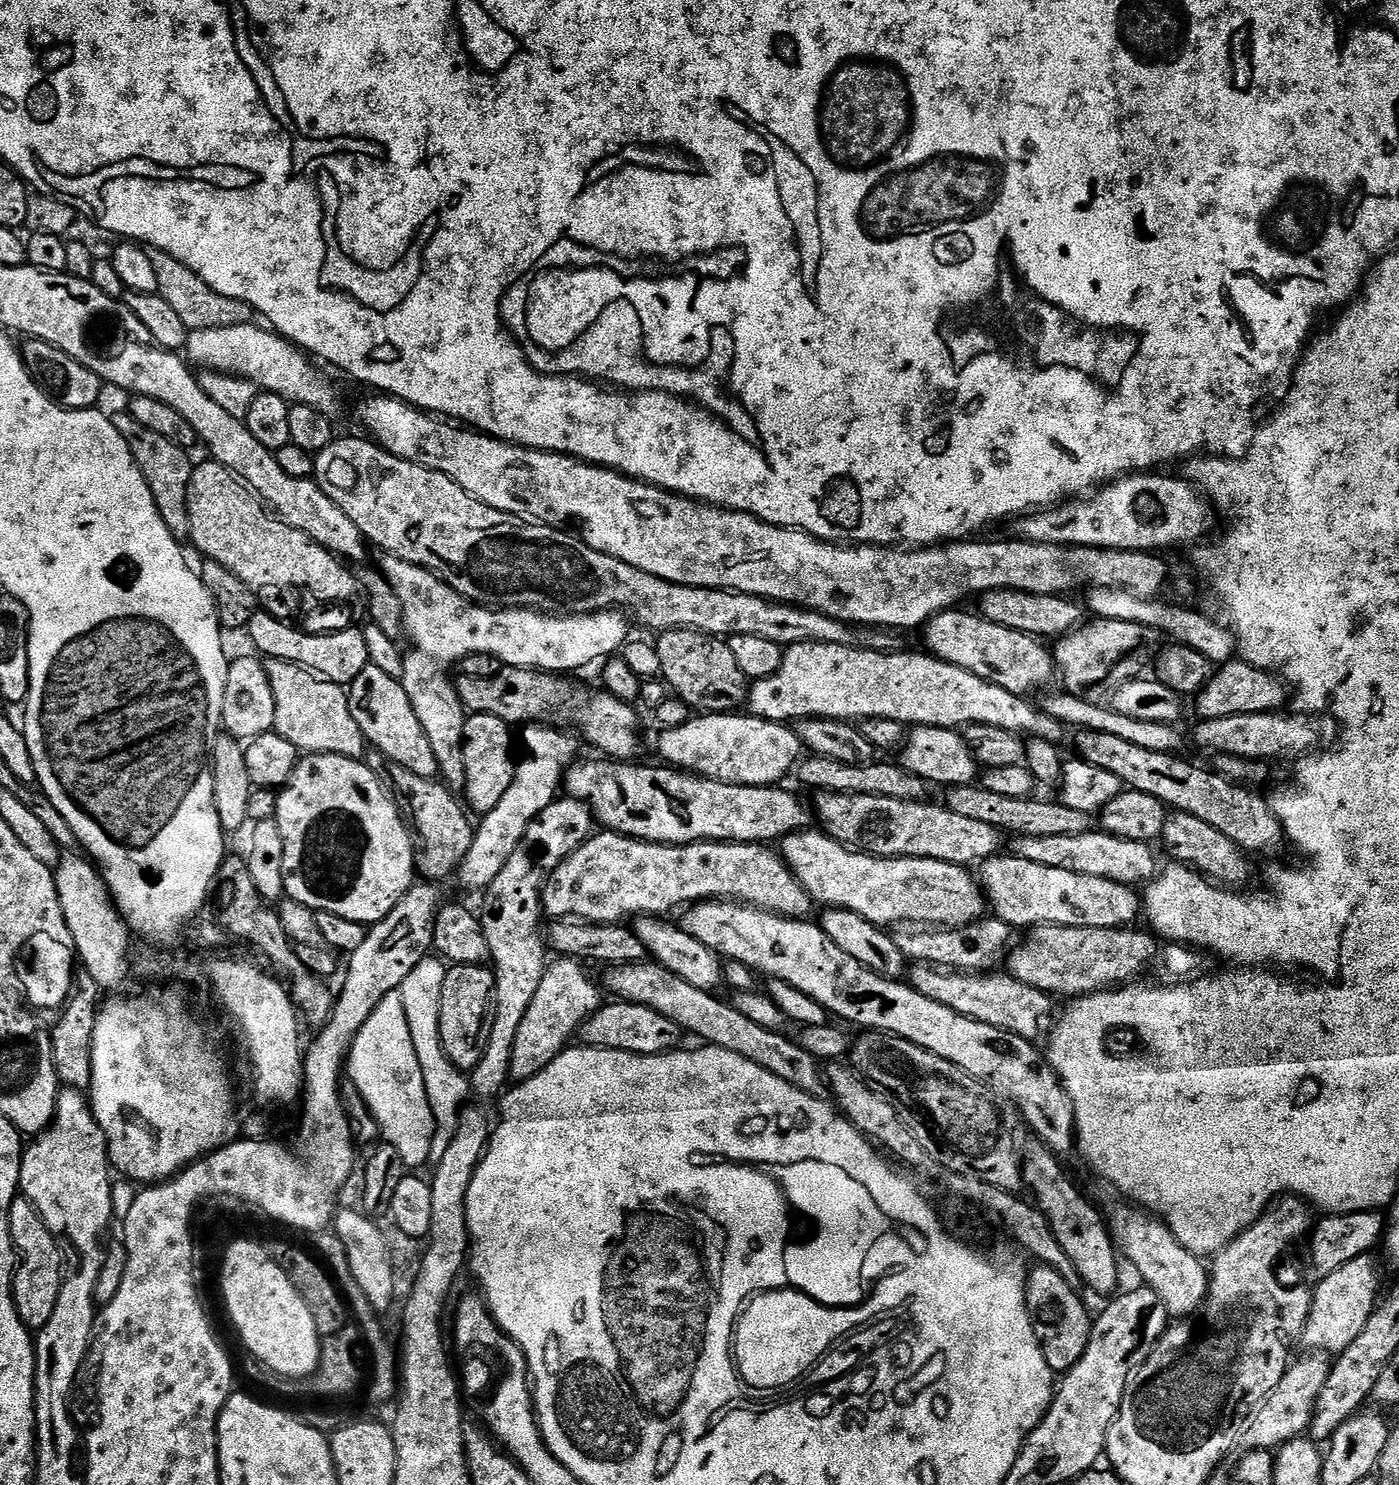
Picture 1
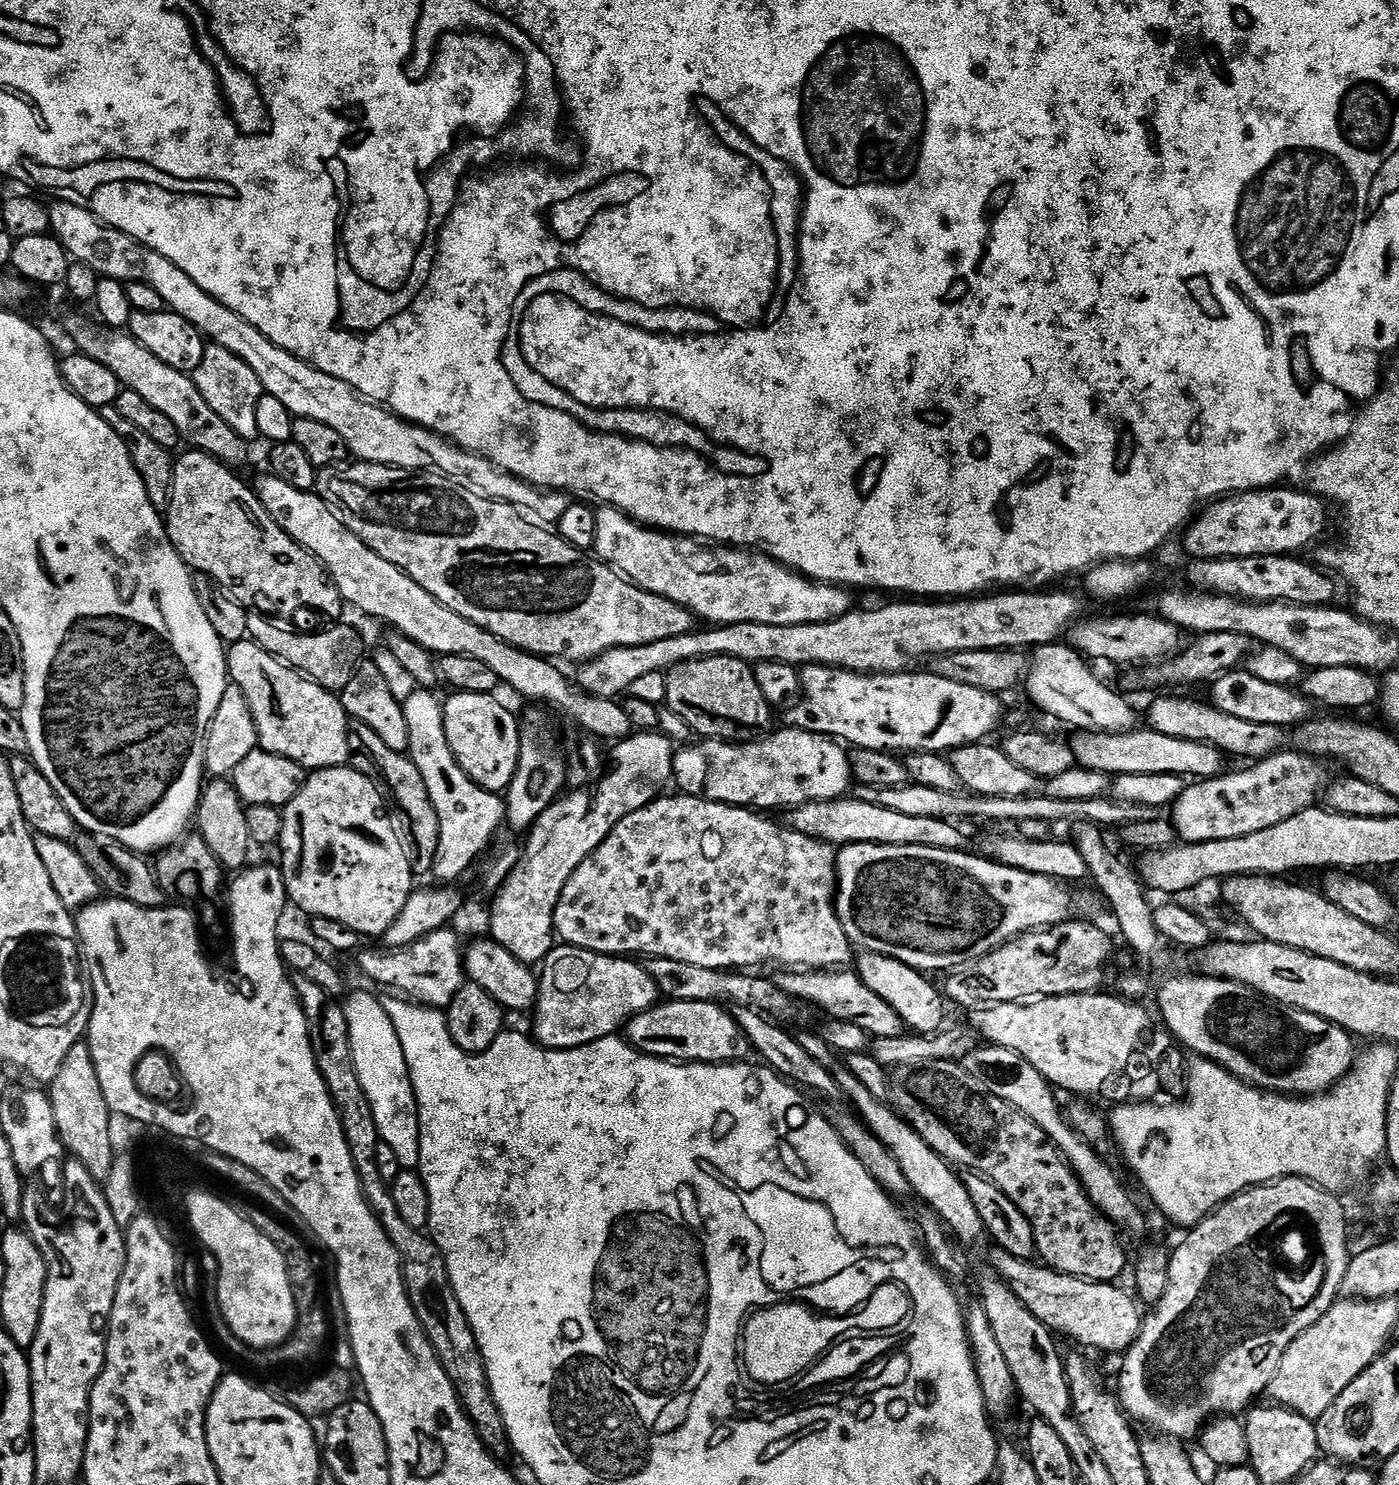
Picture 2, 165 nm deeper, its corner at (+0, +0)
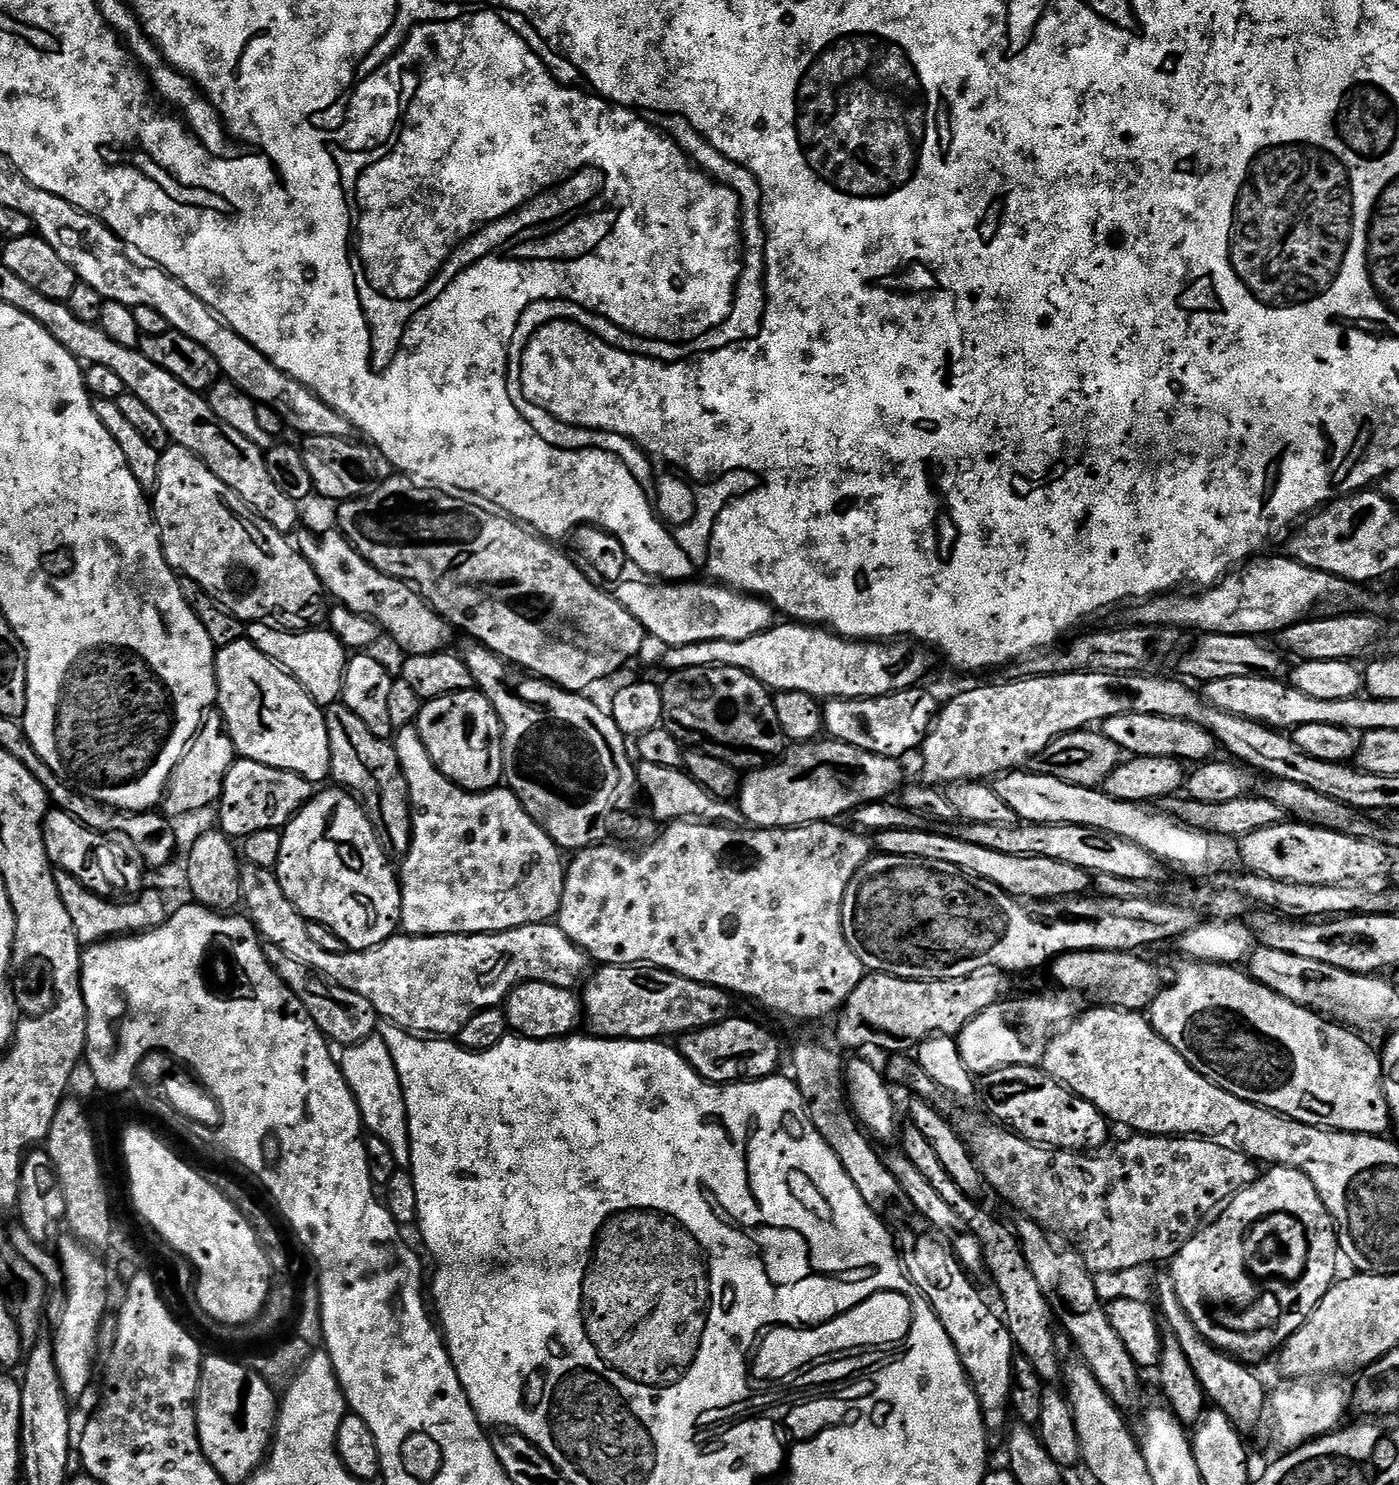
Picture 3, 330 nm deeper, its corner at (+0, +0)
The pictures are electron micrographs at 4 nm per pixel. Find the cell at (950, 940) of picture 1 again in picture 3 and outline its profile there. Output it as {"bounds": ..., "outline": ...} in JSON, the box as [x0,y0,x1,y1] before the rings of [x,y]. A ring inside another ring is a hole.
{"bounds":[1050,952,1162,1013],"outline":[[[1065,952],[1064,955],[1056,957],[1055,960],[1051,961],[1050,969],[1052,968],[1052,976],[1061,984],[1064,988],[1069,988],[1072,992],[1089,992],[1092,996],[1101,996],[1105,1005],[1114,1008],[1123,1008],[1125,1012],[1138,1012],[1143,1013],[1148,1010],[1152,1003],[1155,1001],[1157,995],[1159,995],[1162,989],[1162,983],[1160,983],[1160,972],[1151,964],[1148,960],[1143,960],[1143,955],[1135,952]]]}

